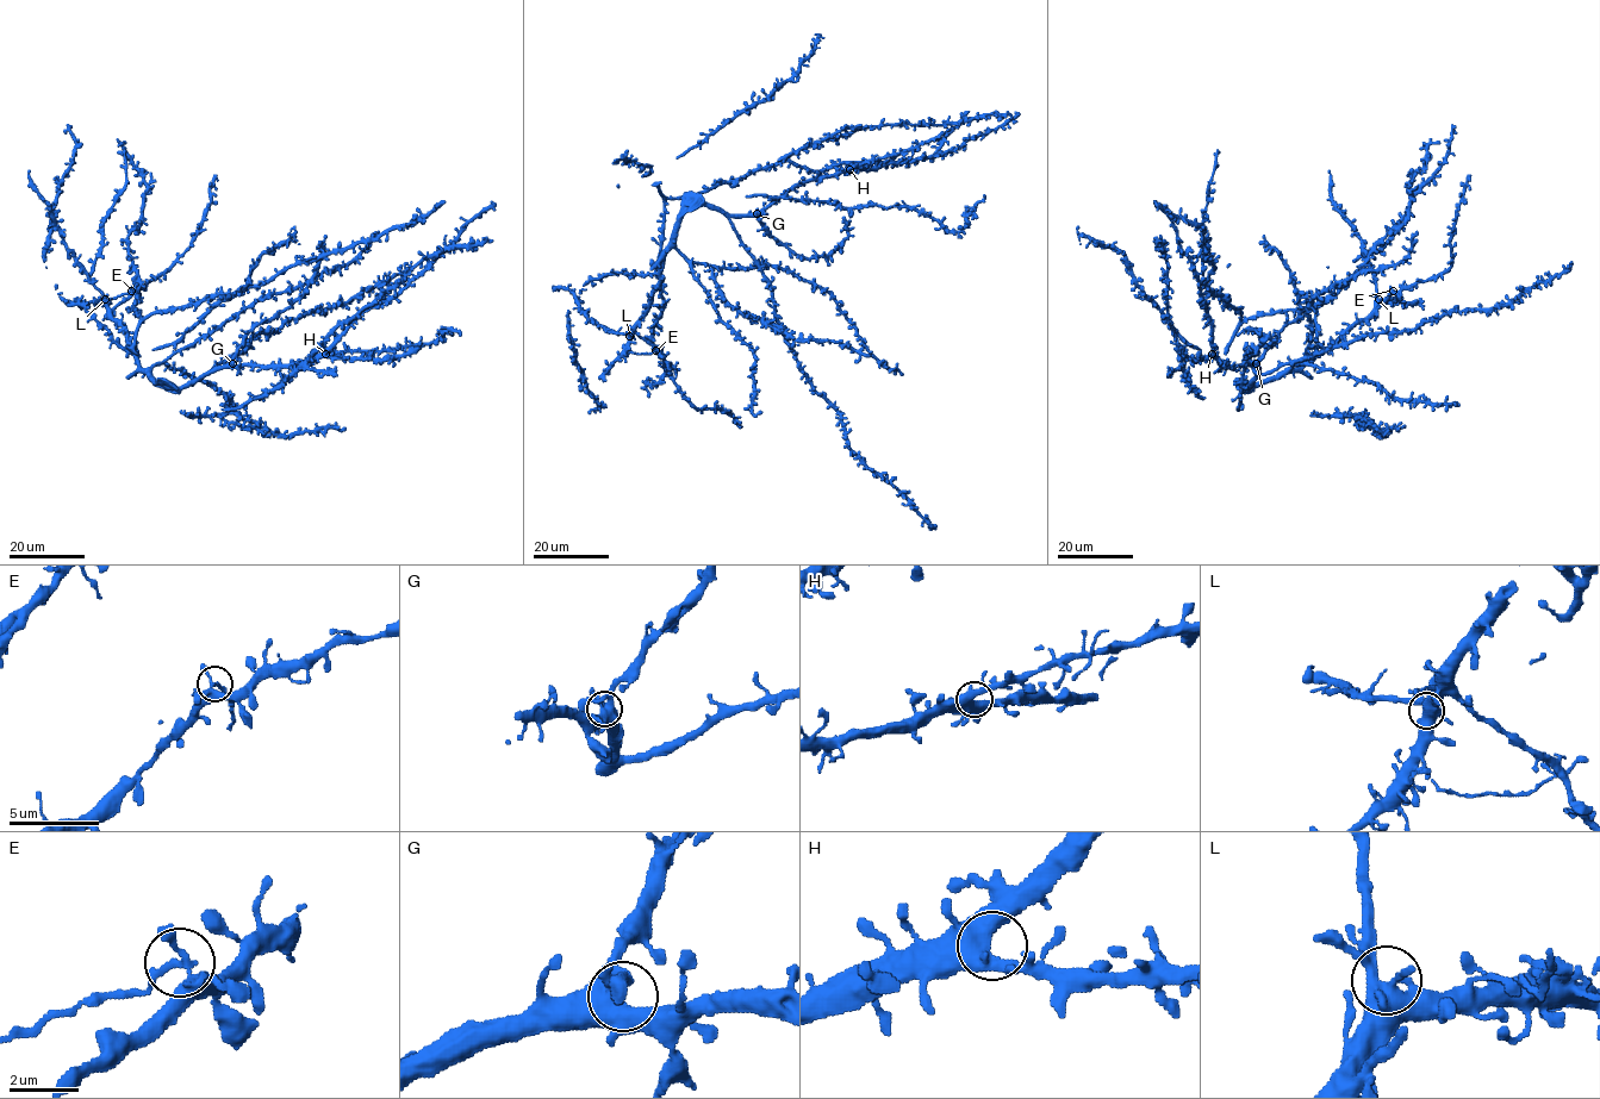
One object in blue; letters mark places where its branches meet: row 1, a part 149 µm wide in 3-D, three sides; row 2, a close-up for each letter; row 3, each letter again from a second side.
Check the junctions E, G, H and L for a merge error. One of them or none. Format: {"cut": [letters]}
{"cut": ["E"]}

